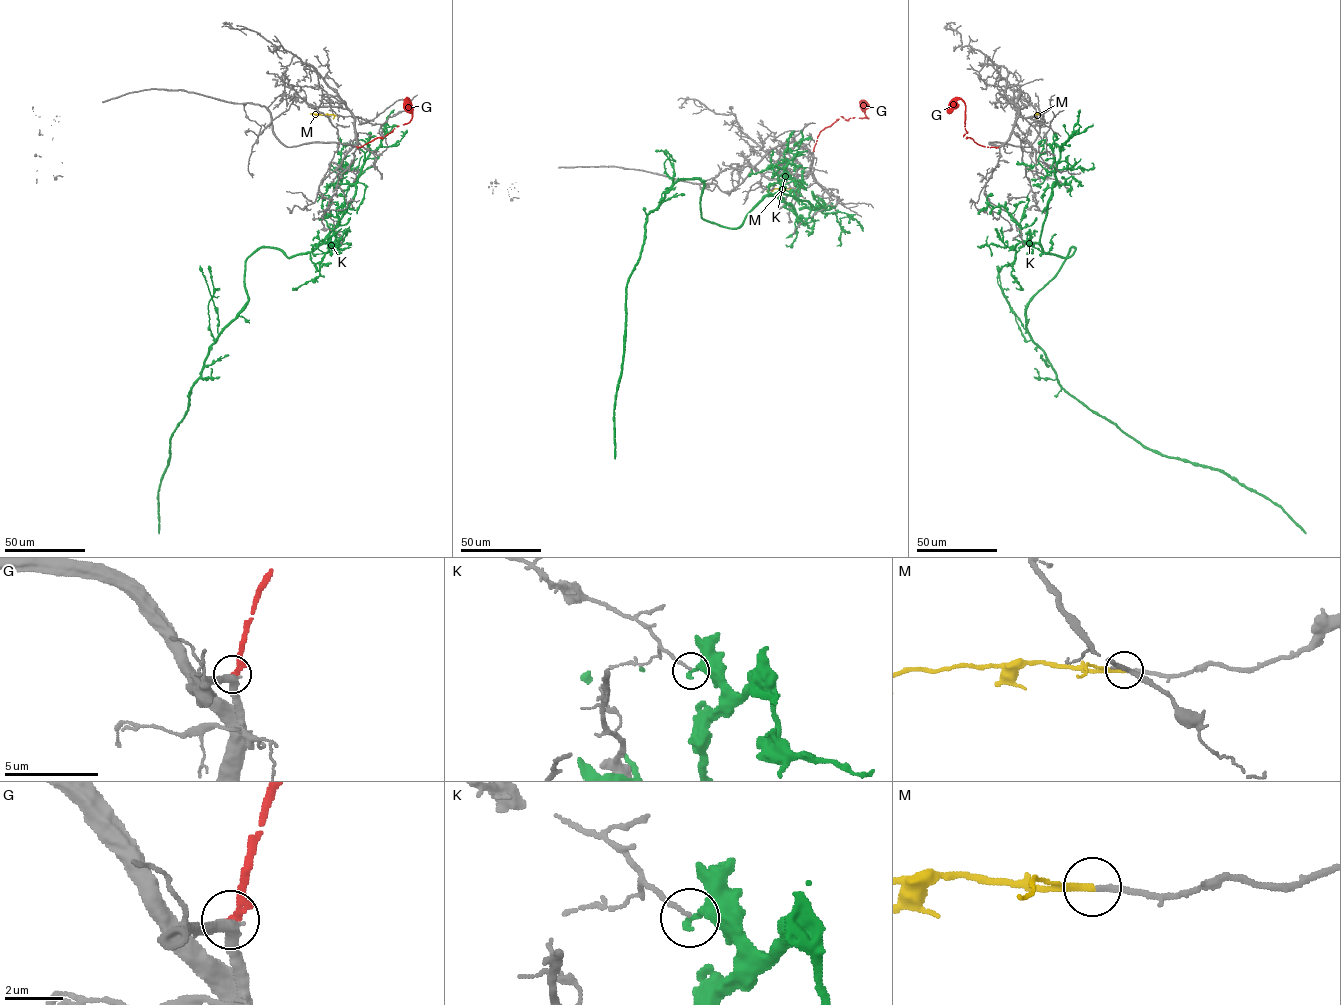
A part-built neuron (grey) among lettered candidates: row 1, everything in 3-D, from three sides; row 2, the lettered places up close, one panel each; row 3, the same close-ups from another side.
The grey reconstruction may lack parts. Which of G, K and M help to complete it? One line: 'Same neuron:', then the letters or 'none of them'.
Same neuron: M

